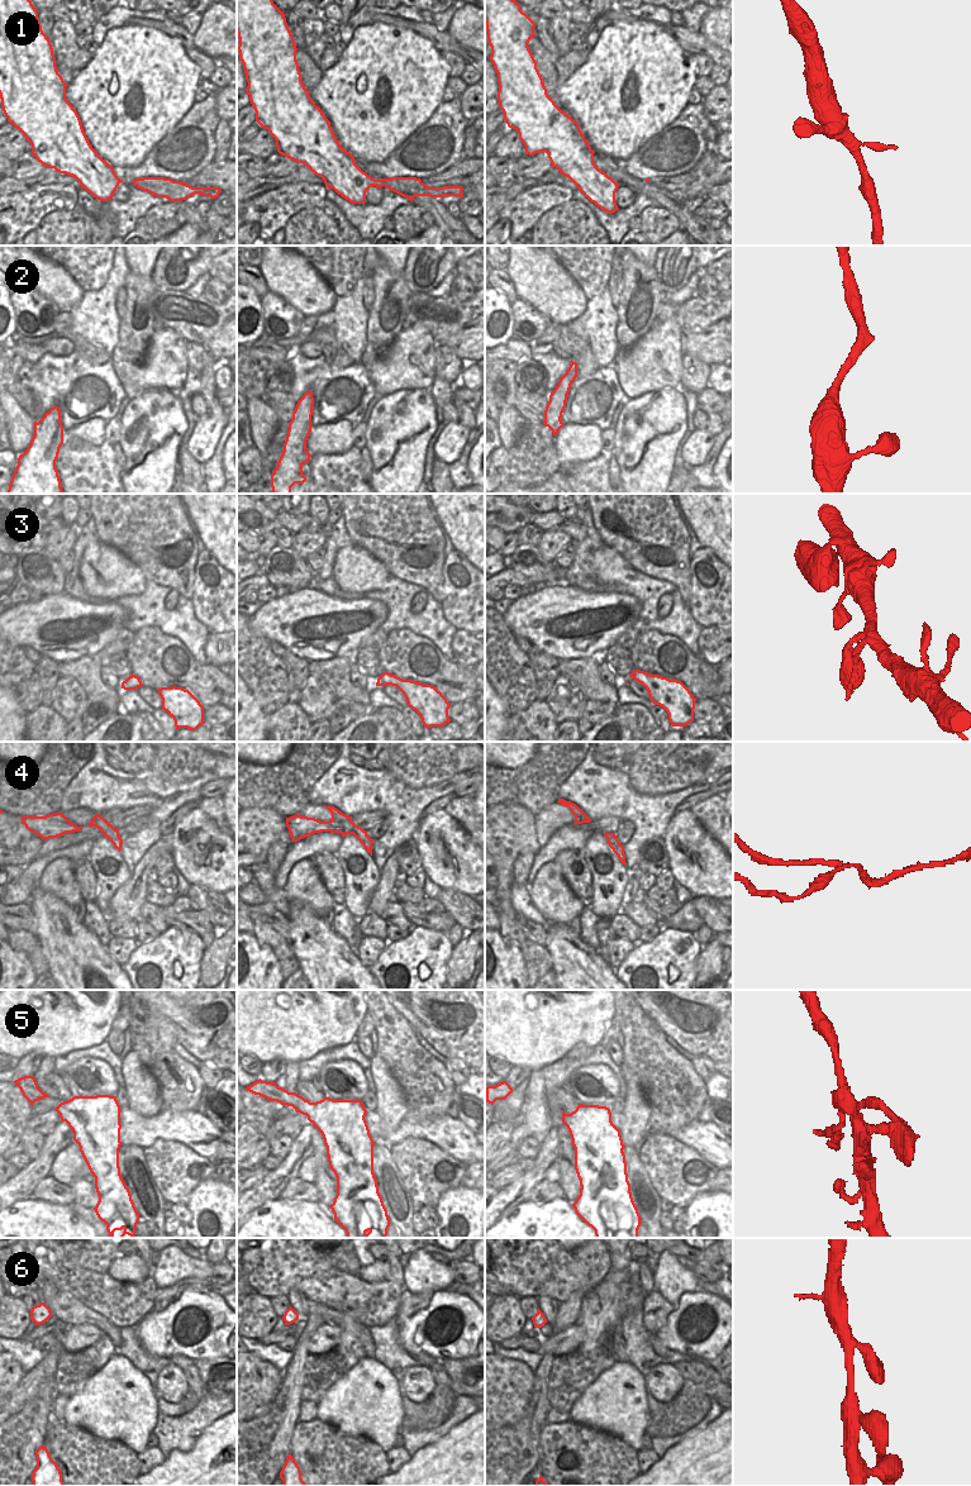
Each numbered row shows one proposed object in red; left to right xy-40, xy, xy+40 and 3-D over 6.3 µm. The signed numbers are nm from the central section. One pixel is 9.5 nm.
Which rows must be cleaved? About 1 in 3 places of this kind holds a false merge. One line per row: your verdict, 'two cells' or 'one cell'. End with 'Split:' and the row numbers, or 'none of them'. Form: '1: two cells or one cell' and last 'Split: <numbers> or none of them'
1: one cell
2: one cell
3: one cell
4: two cells
5: one cell
6: one cell
Split: 4

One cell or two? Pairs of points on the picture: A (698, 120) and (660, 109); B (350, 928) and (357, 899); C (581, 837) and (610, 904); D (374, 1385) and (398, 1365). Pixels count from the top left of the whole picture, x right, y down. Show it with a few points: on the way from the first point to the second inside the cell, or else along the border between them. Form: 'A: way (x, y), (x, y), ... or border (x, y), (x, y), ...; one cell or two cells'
A: border (688, 103), (682, 112), (657, 134); two cells
B: border (344, 903), (346, 908), (357, 919); two cells
C: border (594, 832), (579, 851); two cells
D: border (374, 1358), (393, 1375), (399, 1385); two cells

